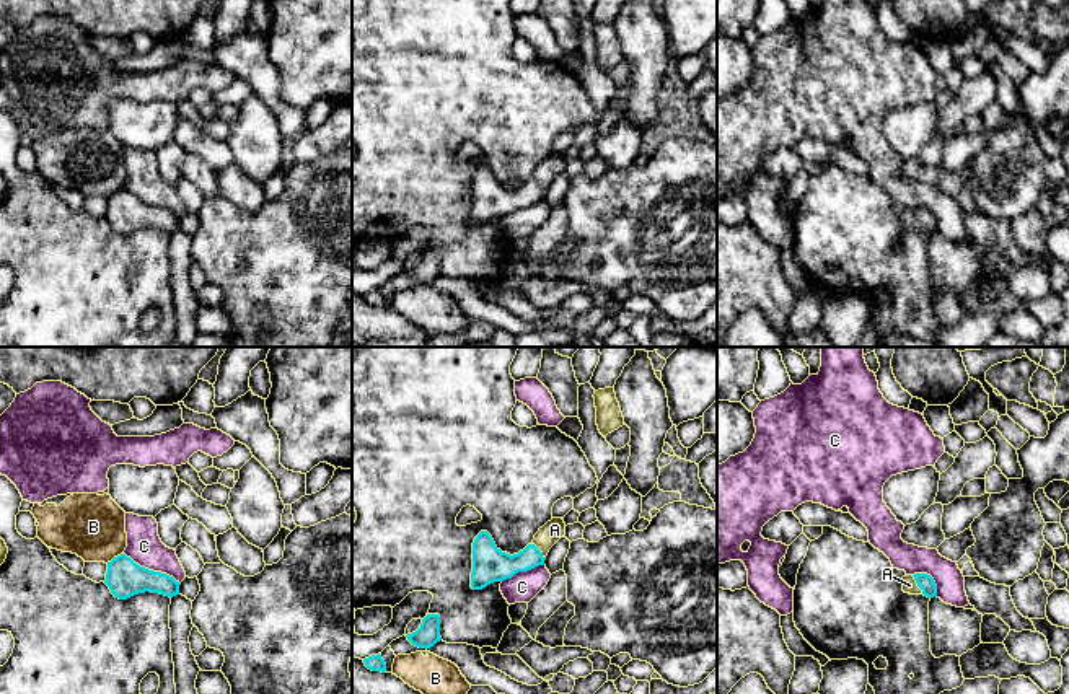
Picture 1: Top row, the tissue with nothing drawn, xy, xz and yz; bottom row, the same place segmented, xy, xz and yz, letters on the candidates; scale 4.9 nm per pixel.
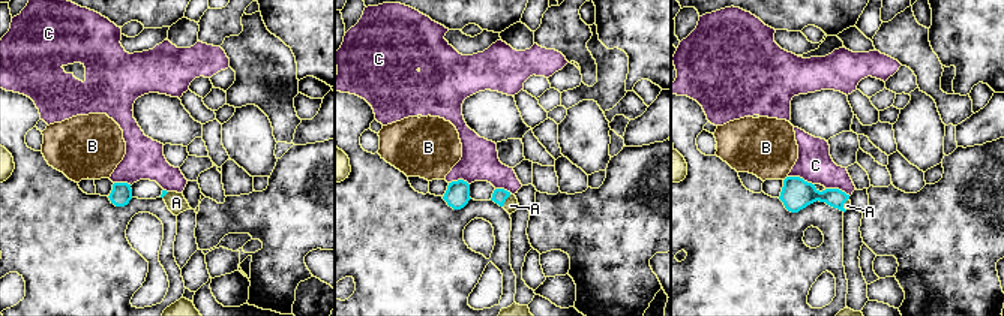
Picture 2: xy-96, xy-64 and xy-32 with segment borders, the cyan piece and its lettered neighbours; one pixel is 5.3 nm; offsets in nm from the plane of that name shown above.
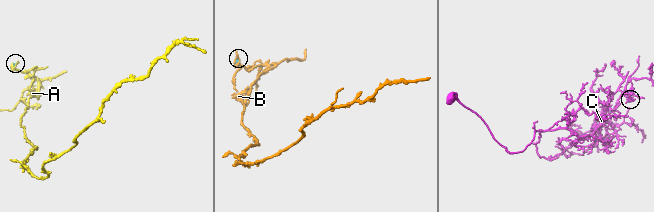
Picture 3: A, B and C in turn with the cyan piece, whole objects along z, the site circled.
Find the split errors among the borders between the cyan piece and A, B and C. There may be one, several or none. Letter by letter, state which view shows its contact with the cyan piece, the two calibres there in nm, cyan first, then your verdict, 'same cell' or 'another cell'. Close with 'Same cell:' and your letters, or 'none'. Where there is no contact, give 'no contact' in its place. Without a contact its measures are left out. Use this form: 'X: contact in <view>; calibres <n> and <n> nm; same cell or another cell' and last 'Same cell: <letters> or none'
A: contact in yz; calibres 80 and 70 nm; same cell
B: contact in xy; calibres 180 and 320 nm; another cell
C: contact in xy; calibres 180 and 180 nm; another cell
Same cell: A

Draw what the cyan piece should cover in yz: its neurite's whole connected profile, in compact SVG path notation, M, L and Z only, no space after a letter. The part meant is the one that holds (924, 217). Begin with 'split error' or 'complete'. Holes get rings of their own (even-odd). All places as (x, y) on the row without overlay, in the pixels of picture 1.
split error | M927 209L906 210L901 215L903 226L909 230L924 230L927 233L937 231L937 220Z

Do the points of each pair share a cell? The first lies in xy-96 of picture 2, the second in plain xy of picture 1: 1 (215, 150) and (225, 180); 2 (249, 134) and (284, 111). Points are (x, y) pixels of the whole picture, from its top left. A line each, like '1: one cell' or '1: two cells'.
1: two cells
2: two cells

